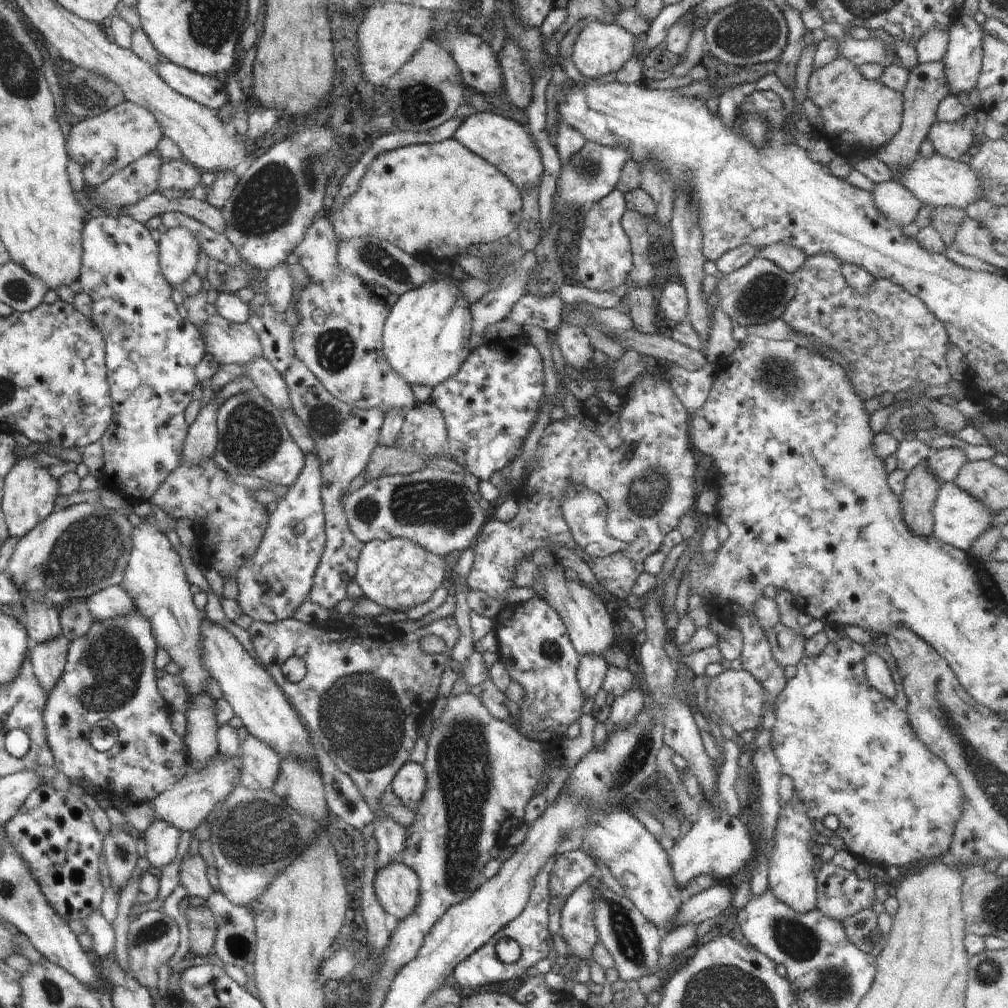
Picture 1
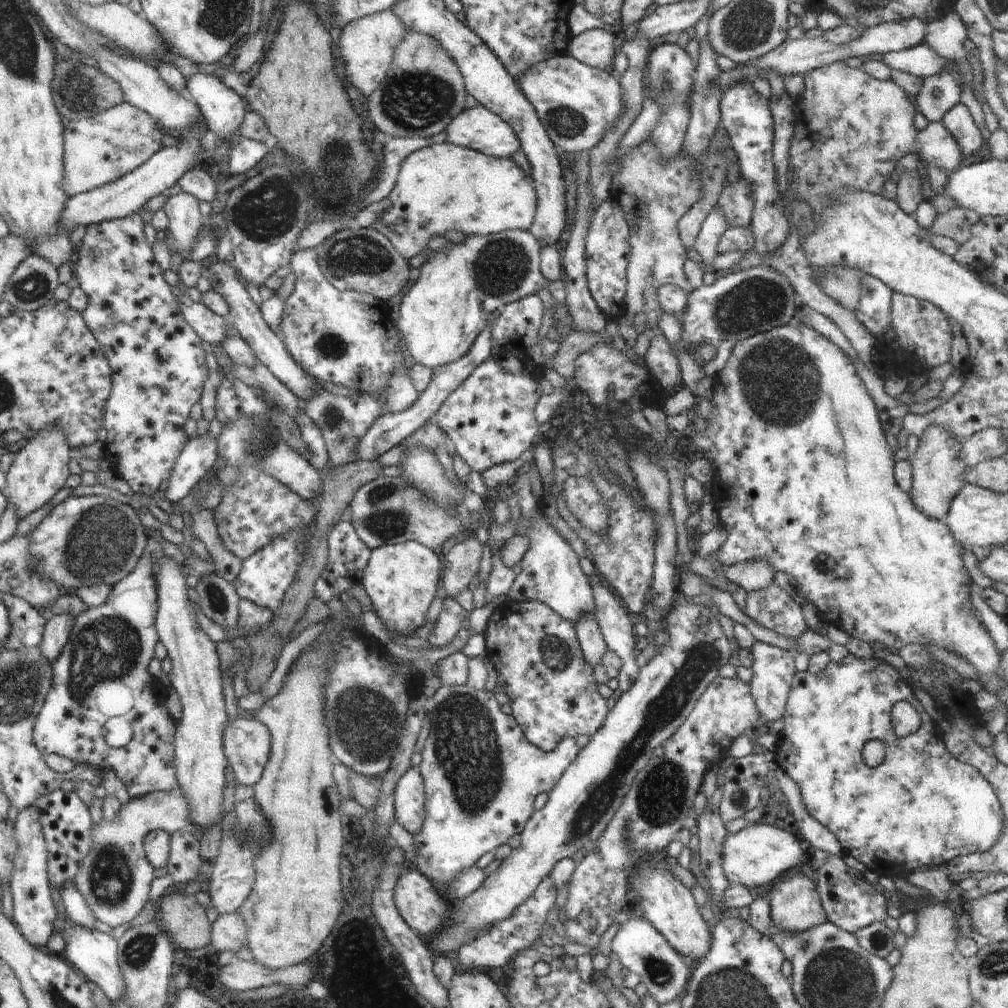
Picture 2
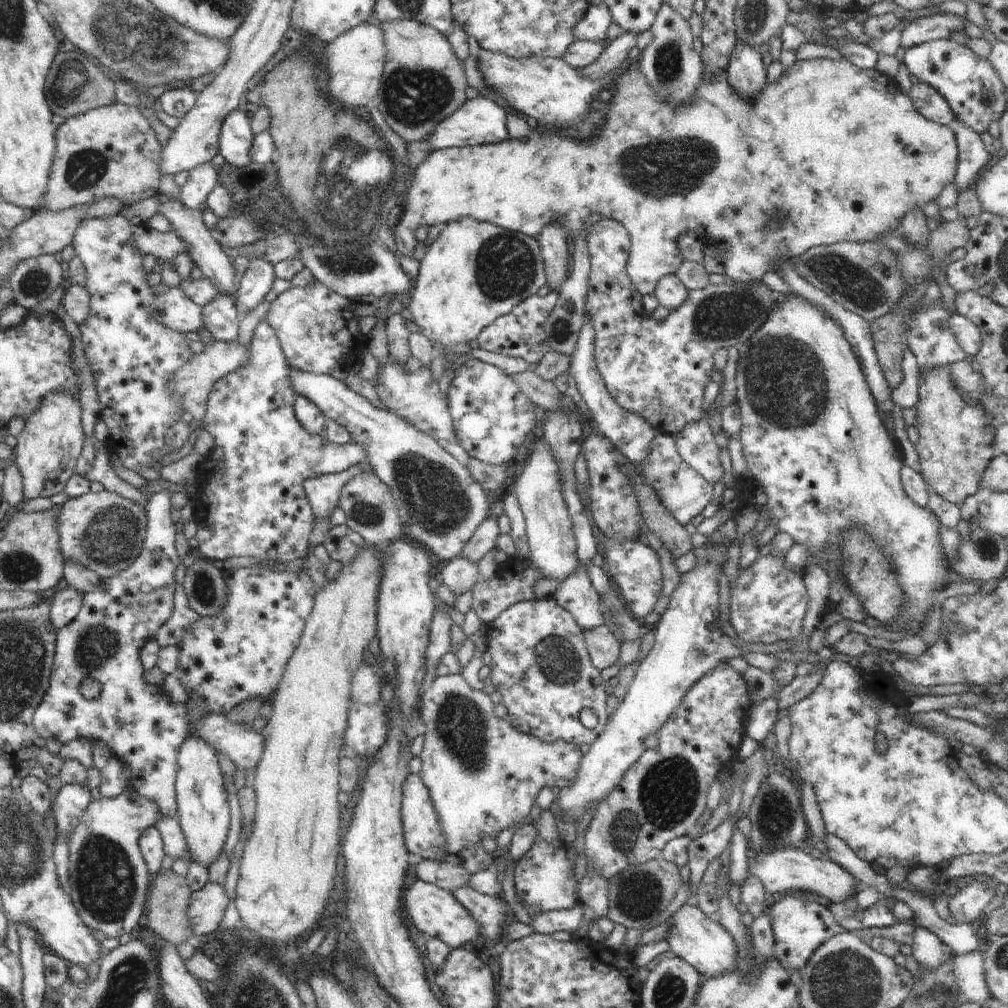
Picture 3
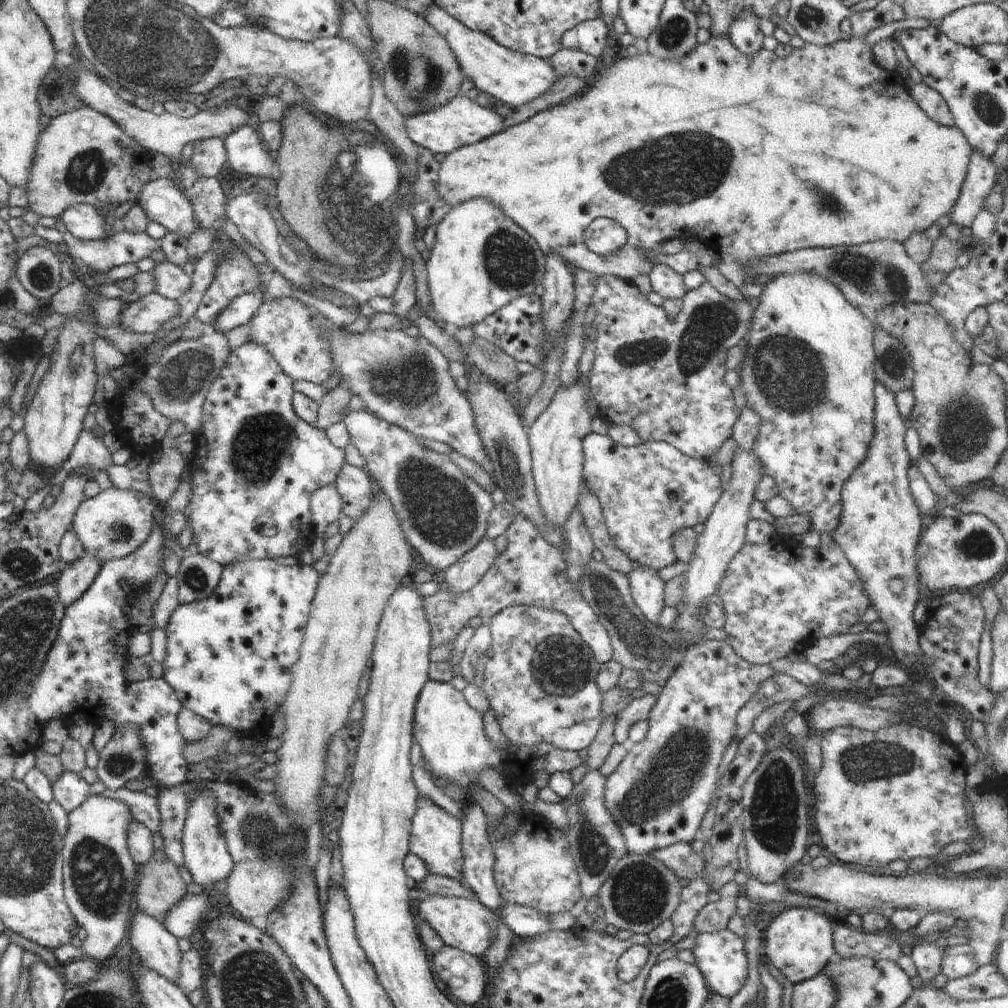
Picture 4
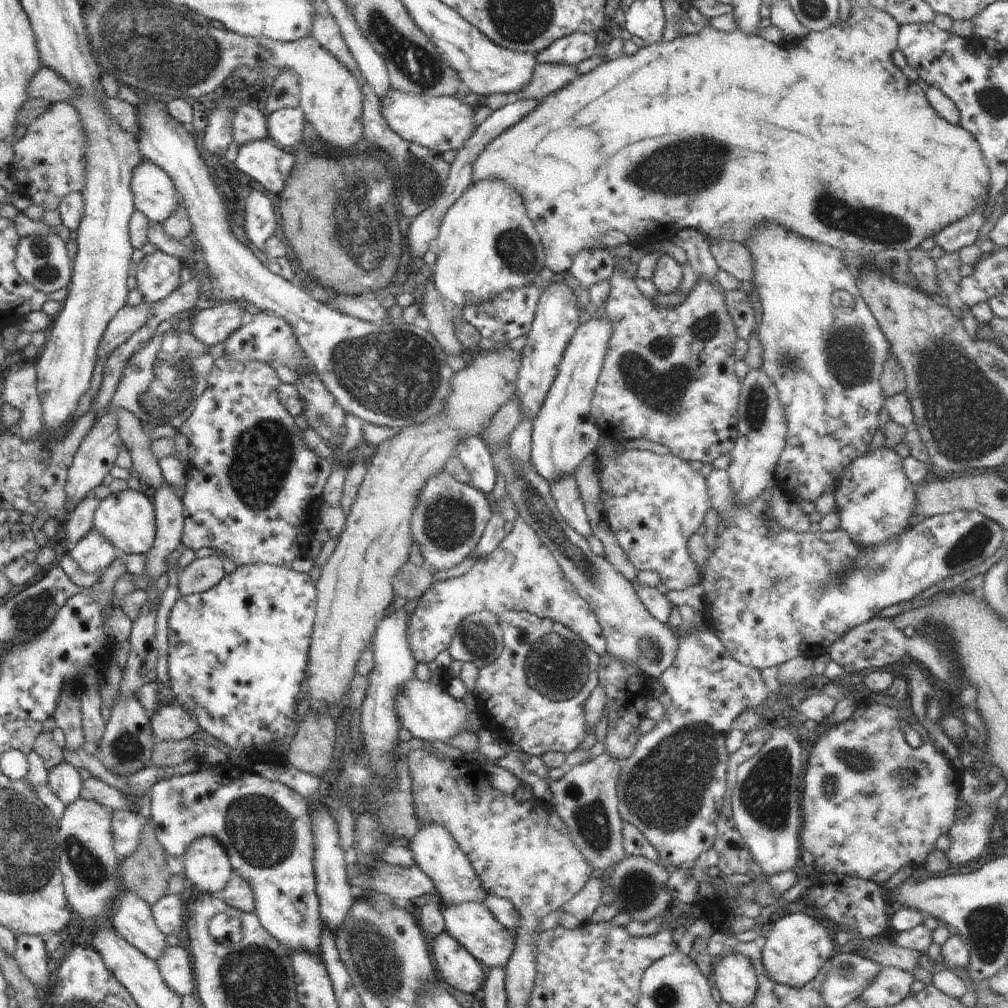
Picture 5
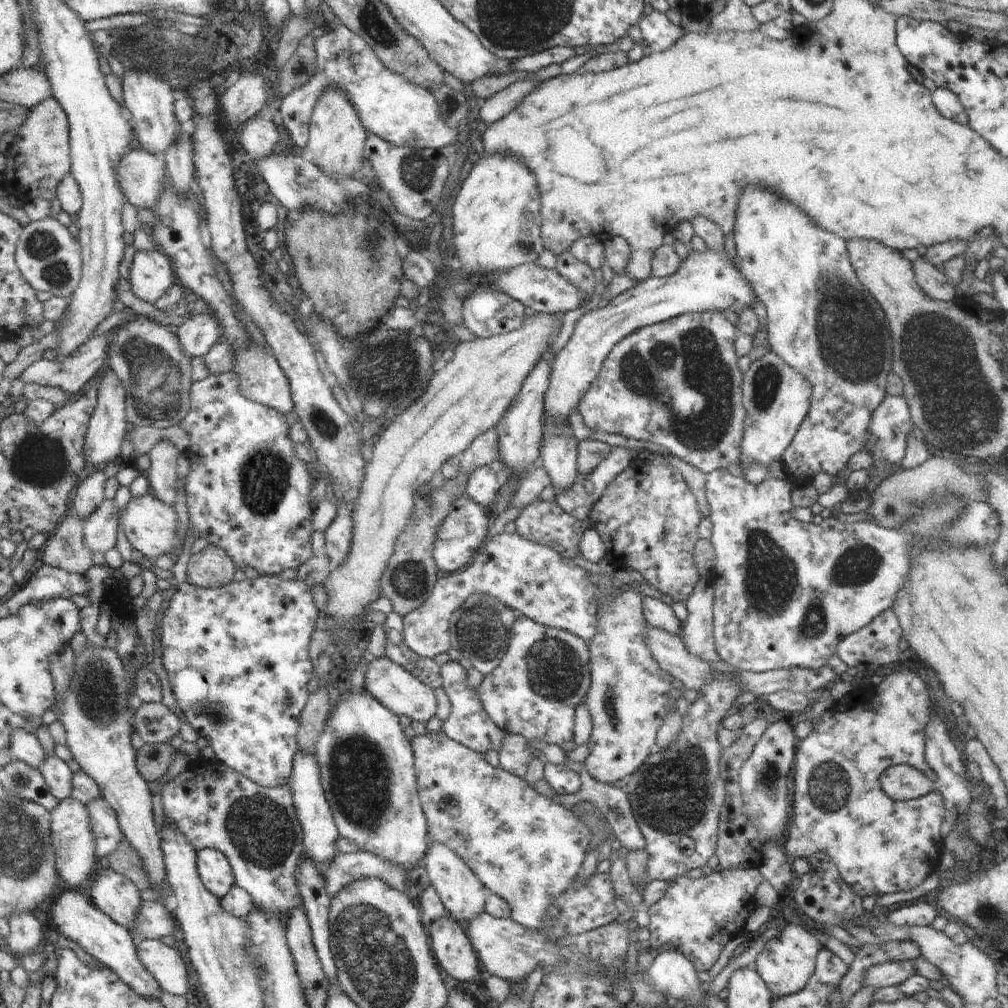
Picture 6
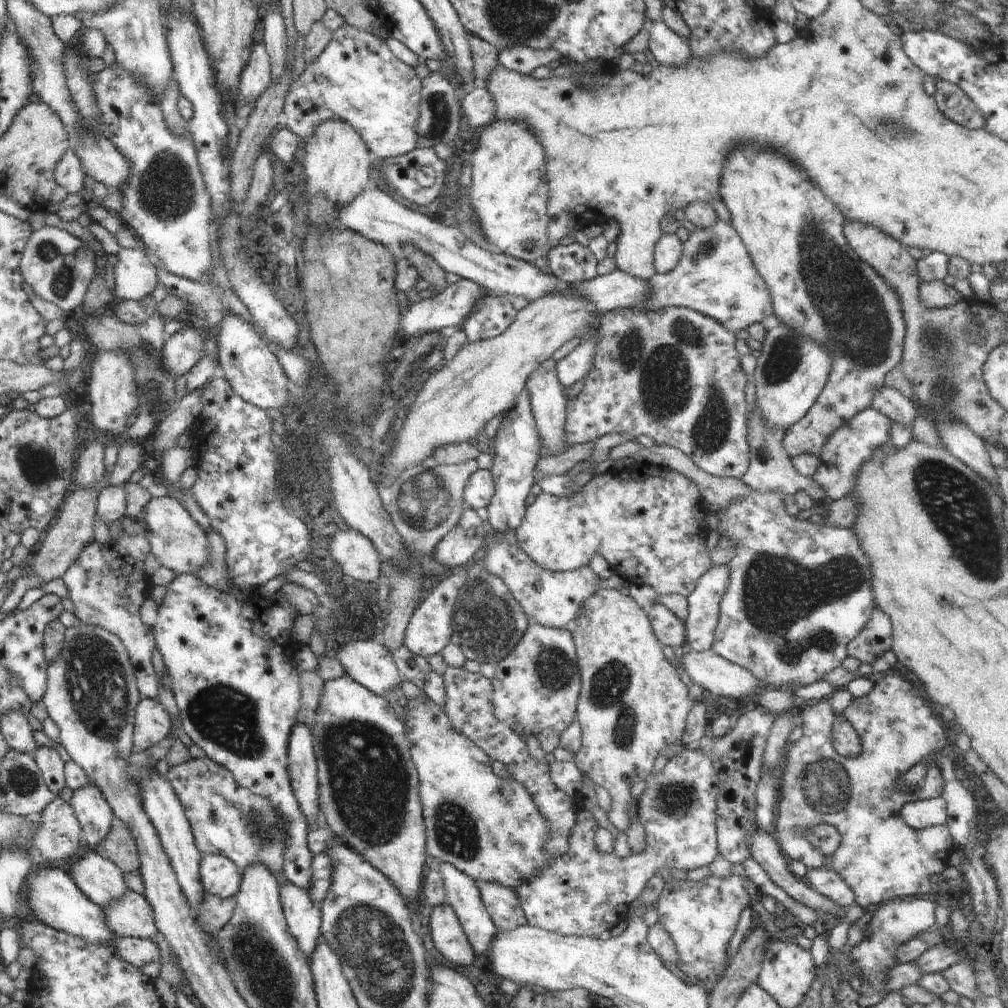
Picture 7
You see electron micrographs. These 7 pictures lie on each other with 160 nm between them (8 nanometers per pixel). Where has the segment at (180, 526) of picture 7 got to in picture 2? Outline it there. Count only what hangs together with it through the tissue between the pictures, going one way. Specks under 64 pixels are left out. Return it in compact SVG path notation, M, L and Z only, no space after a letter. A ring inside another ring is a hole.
M68 497L30 533L35 573L51 578L65 593L92 584L113 587L134 570L142 556L148 540L146 523L134 508L114 498Z

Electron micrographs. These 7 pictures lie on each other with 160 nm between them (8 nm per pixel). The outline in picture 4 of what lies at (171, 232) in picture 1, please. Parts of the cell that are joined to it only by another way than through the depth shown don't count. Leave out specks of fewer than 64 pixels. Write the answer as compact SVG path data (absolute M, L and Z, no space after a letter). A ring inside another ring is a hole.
M209 137L192 143L190 166L202 178L214 178L227 167L227 154L220 137Z

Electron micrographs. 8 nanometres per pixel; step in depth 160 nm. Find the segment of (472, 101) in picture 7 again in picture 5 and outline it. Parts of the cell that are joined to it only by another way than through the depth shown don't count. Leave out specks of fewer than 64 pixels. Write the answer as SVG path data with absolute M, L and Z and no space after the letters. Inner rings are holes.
M536 64L530 80L514 94L515 101L543 99L546 95L570 84L579 74L576 65Z

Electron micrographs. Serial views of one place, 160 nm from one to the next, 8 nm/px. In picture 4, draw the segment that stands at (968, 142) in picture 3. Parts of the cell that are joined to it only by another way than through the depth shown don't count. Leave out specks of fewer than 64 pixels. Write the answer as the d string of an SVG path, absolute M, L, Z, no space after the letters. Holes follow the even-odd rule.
M972 148L966 180L962 182L960 196L950 212L950 221L959 227L970 227L972 220L984 210L986 196L997 189L995 181L996 167L992 159L982 156L980 152Z

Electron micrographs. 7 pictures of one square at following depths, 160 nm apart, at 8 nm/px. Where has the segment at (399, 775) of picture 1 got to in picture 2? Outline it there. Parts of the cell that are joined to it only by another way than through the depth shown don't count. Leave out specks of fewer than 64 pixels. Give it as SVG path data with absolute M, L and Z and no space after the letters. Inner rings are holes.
M410 767L397 782L394 798L396 821L410 834L419 833L426 818L426 795L418 768Z

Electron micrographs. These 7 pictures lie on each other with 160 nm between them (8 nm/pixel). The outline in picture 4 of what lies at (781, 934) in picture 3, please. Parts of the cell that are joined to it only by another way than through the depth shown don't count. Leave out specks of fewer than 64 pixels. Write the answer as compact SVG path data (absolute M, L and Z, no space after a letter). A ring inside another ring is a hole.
M787 907L772 921L763 923L764 955L771 965L774 965L793 984L815 978L826 968L828 962L838 962L840 956L834 951L834 918L829 918L822 912L812 908Z

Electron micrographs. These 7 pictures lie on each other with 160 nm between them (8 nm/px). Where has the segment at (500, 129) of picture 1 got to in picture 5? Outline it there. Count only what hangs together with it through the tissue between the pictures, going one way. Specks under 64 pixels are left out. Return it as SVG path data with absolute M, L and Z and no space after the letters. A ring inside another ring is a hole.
M391 86L387 90L387 95L379 100L379 105L386 124L400 138L439 153L446 150L460 150L475 132L472 108L454 96L427 97L404 94Z

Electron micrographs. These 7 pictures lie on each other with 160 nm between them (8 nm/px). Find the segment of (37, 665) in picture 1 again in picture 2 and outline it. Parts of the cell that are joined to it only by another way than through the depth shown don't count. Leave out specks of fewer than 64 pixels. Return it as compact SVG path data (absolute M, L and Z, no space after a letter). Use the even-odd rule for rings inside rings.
M54 615L45 622L41 642L42 654L51 662L58 658L62 647L68 642L70 631L74 626L72 615Z

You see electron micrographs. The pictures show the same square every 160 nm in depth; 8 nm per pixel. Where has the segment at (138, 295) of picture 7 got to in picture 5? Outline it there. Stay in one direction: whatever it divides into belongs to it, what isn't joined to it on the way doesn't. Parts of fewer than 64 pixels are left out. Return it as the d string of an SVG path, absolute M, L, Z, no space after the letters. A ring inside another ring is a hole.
M155 251L133 265L133 282L144 300L152 304L170 296L180 284L180 270L185 261L162 251Z

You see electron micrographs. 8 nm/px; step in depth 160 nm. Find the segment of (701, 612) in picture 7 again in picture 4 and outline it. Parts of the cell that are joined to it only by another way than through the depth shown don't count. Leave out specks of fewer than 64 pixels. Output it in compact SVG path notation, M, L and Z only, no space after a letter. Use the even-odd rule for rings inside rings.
M722 640L698 642L694 648L686 650L681 663L657 696L647 720L650 729L646 738L638 744L629 743L628 754L604 784L603 803L624 836L626 854L646 856L652 850L662 850L674 842L691 844L698 838L704 815L717 791L718 766L726 748L736 737L736 716L758 692L760 684L774 674L777 672L768 665L745 662Z

